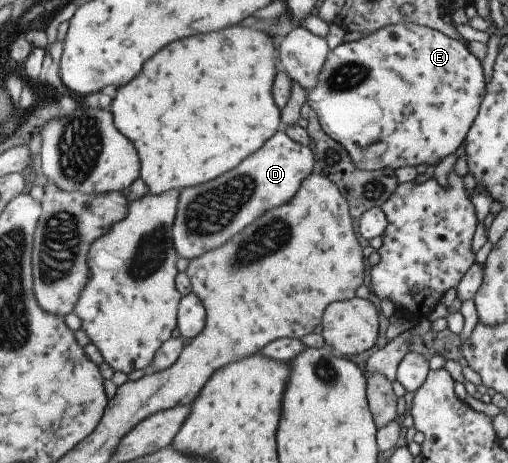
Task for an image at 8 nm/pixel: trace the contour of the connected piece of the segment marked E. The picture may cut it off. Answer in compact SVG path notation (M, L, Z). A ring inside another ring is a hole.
M408 21L407 23L390 24L380 29L360 37L355 41L348 43L341 43L334 47L332 51L328 50L322 69L318 73L318 81L312 89L305 91L306 105L316 113L316 118L322 131L332 139L337 141L344 151L348 153L350 161L358 167L358 169L364 171L374 171L379 169L398 169L398 167L416 167L418 165L437 165L440 161L449 155L454 153L456 149L465 140L466 134L474 117L478 115L478 108L480 107L480 101L484 97L485 82L482 76L482 67L480 66L480 60L474 57L467 48L467 45L463 41L456 41L443 33L436 31L434 28L421 26ZM372 145L386 145L380 153L378 151L370 151Z

